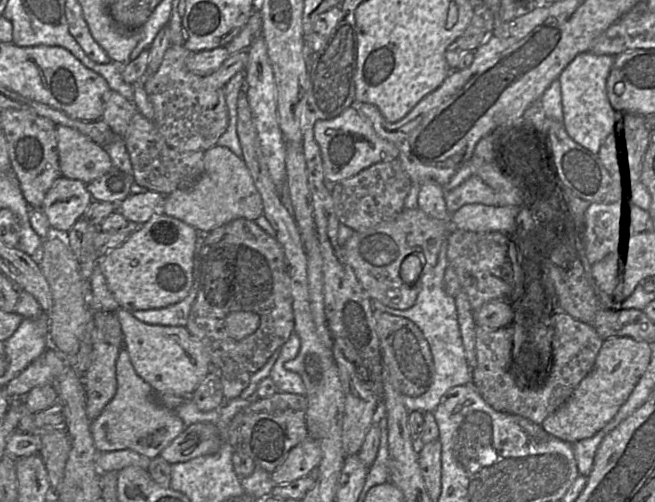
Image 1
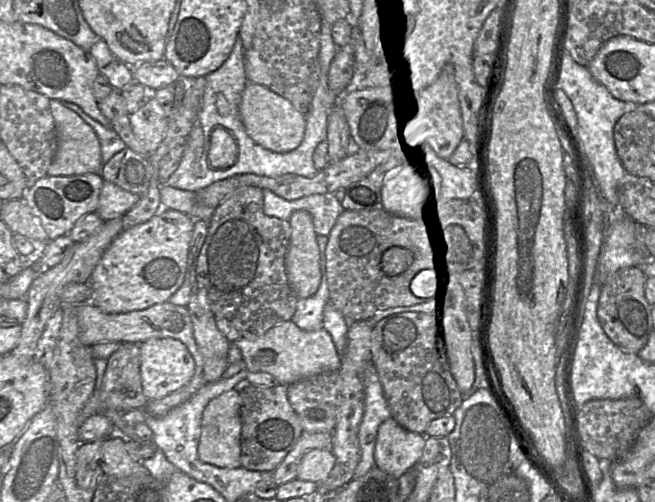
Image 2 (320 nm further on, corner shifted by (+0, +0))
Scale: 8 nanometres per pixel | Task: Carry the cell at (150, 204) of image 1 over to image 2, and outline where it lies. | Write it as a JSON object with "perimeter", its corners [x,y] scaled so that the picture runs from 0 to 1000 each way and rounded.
{"perimeter":[[[159,361],[148,412],[157,440],[185,434],[212,398],[214,390],[192,380],[171,363]]]}

